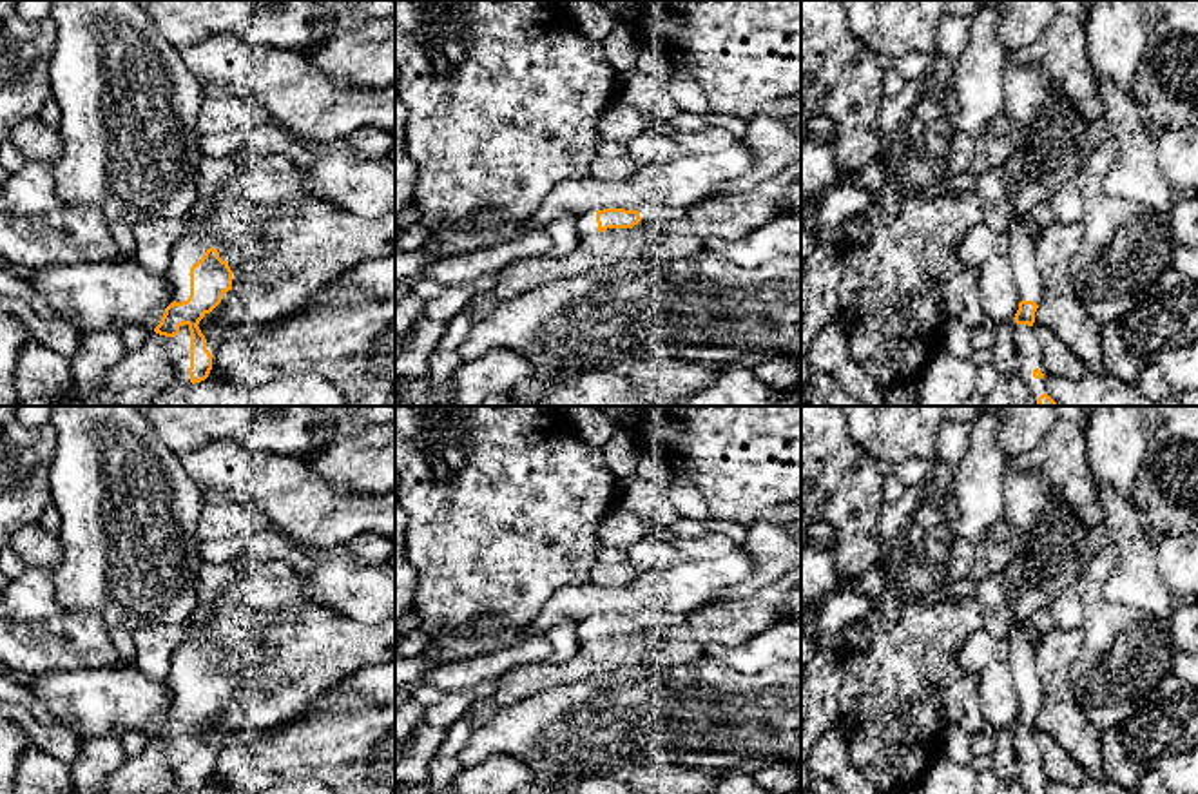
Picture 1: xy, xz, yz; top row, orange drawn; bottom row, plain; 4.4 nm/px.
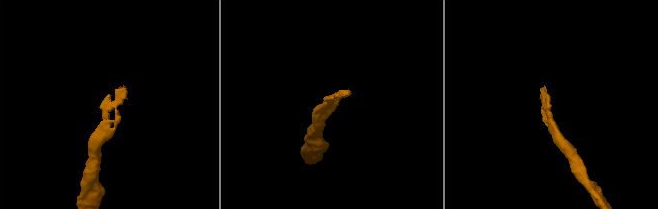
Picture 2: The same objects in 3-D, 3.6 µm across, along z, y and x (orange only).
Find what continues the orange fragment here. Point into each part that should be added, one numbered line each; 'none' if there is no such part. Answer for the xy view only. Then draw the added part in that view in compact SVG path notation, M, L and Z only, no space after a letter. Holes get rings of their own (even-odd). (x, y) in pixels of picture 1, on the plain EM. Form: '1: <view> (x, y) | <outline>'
1: xy (194, 649) | M217 596L216 602L210 604L208 607L201 607L199 604L196 604L196 607L203 613L205 620L187 624L187 636L178 653L178 660L179 660L178 667L183 667L188 662L190 671L196 671L205 662L205 658L214 653L212 649L207 647L207 644L208 644L212 620L217 615L219 600L221 596Z

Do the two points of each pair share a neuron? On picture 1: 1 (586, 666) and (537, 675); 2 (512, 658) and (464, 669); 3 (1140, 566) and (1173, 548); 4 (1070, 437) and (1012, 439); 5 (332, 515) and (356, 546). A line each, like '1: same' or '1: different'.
1: same
2: same
3: different
4: different
5: different

